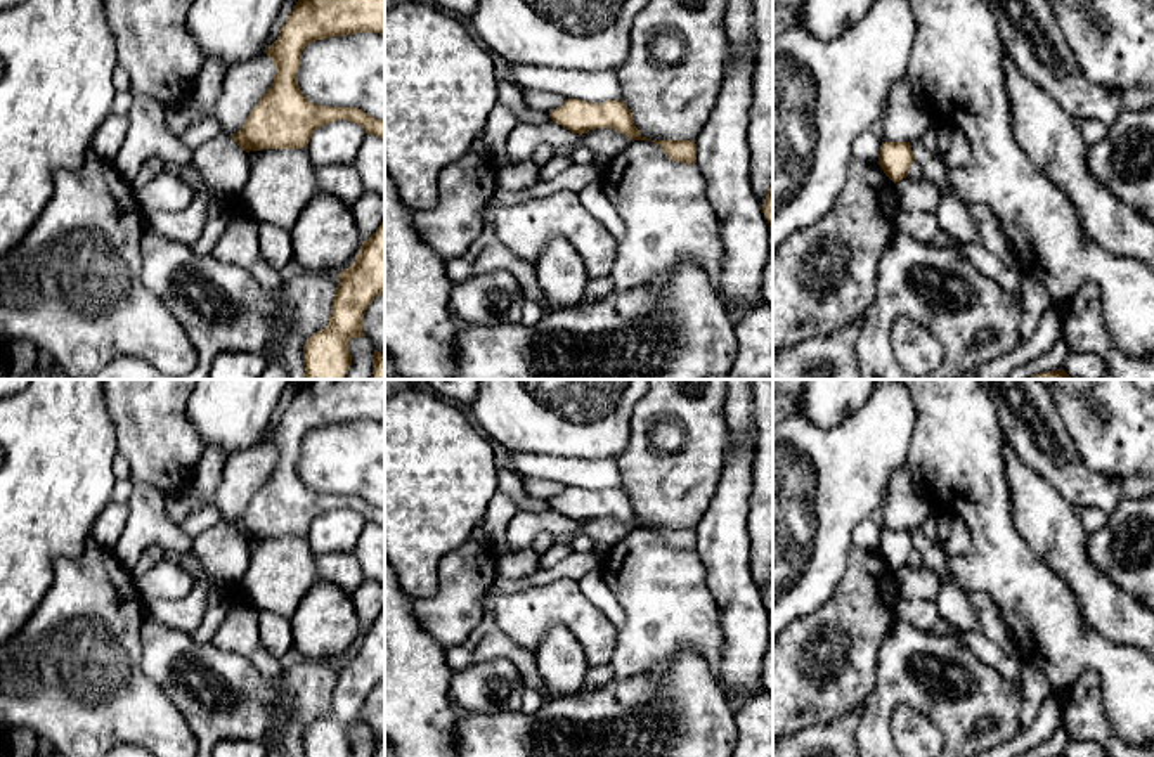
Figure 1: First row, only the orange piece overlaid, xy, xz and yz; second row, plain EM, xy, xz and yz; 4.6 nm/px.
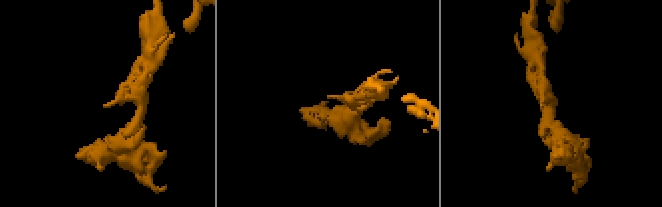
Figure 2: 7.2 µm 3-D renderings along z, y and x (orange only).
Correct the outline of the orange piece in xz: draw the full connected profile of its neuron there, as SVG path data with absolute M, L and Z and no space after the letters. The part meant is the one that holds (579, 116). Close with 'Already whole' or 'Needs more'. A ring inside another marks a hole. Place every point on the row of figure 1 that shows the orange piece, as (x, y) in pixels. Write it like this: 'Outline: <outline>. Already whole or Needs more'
Outline: M567 99L561 107L549 111L549 118L572 133L587 133L596 128L612 128L634 140L655 142L672 161L695 165L697 144L691 140L652 140L639 133L631 109L622 100L591 104L587 100Z. Already whole

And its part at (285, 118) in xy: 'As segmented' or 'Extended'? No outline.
As segmented

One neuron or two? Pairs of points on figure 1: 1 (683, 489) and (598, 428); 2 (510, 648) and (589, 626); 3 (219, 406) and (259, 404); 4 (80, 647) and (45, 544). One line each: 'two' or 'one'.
1: two
2: two
3: one
4: two

